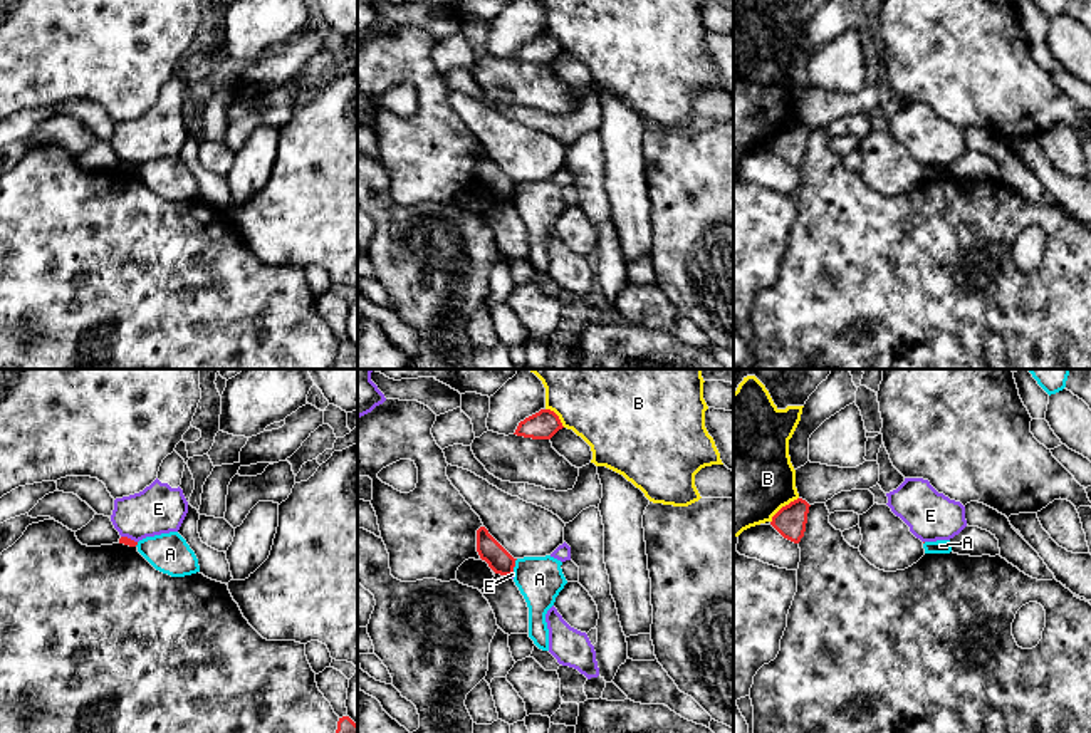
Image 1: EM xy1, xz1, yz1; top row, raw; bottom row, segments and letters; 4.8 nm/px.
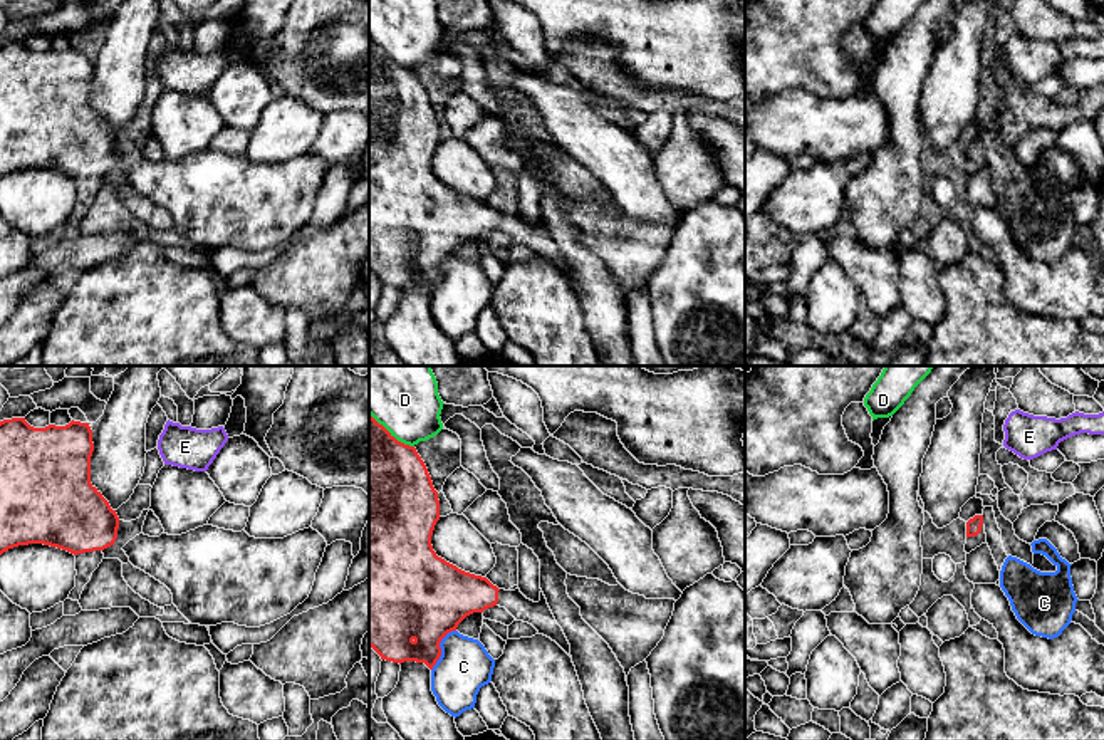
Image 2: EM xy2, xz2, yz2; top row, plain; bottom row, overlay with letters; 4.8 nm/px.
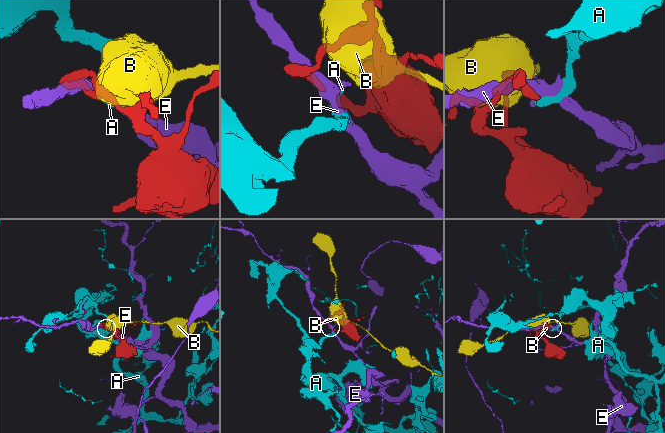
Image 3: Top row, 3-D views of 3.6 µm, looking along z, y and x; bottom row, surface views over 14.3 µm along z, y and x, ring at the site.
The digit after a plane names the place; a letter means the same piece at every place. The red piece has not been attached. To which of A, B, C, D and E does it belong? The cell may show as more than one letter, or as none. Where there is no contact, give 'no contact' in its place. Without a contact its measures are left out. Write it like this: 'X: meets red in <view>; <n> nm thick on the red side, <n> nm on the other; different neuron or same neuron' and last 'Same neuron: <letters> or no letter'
A: meets red in xz1; 110 nm thick on the red side, 220 nm on the other; different neuron
B: meets red in yz1; 150 nm thick on the red side, 480 nm on the other; different neuron
C: meets red in xz2; 400 nm thick on the red side, 260 nm on the other; different neuron
D: meets red in xz2; 480 nm thick on the red side, 300 nm on the other; different neuron
E: meets red in xy1; 40 nm thick on the red side, 240 nm on the other; different neuron
Same neuron: no letter

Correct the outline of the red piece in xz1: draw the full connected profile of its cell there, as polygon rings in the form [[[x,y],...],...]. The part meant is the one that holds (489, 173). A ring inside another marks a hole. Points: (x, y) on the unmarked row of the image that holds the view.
[[[485,151],[477,154],[477,176],[488,191],[500,200],[512,200],[515,185],[490,158]]]

